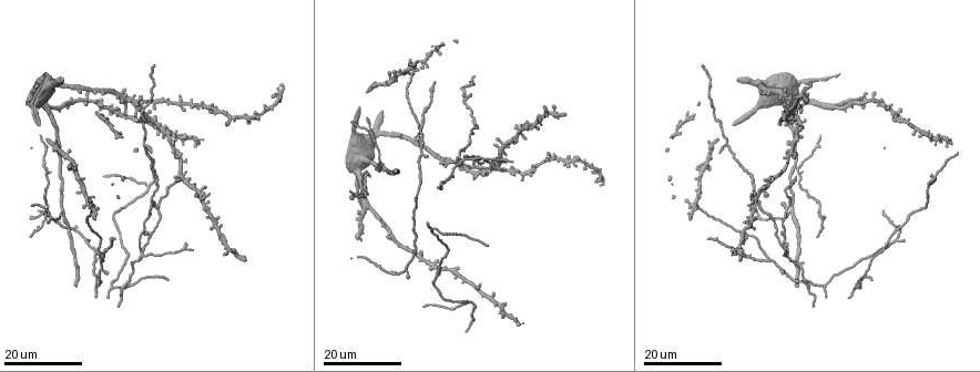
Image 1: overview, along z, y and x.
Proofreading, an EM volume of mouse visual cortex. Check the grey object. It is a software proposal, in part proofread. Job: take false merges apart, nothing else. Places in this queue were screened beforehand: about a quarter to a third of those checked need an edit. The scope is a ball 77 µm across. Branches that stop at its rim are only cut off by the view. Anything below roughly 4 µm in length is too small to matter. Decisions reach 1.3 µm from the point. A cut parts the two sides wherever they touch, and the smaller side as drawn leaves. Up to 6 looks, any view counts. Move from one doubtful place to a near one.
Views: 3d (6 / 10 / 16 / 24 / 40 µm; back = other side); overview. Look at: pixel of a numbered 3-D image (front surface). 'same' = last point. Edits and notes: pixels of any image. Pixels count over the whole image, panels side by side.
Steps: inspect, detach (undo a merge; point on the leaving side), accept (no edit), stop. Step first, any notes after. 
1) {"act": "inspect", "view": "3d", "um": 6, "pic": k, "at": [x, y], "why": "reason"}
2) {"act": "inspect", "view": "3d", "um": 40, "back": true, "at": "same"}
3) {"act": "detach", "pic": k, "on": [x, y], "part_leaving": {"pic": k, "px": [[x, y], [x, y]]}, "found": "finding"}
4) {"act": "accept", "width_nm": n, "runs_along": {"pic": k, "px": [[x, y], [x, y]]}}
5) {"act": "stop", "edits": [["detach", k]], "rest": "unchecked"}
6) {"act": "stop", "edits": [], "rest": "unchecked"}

{"act": "inspect", "view": "3d", "um": 16, "pic": 1, "at": [816, 210], "why": "arms part here"}

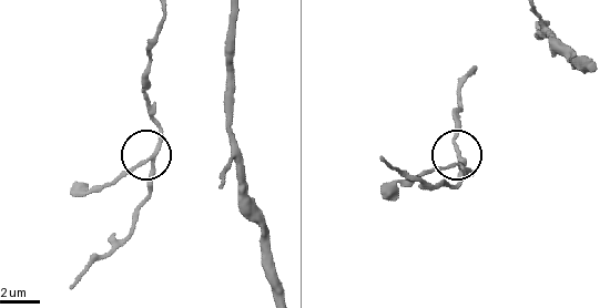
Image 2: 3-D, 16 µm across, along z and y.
{"act": "inspect", "view": "3d", "um": 6, "pic": 2, "at": [148, 161]}

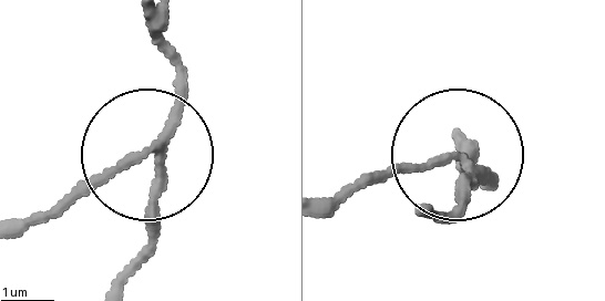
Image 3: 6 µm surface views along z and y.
{"act": "accept", "width_nm": 170, "found": "one neuron here"}

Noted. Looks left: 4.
{"act": "inspect", "view": "3d", "um": 24, "pic": 1, "at": [797, 173], "why": "side arm on a straight run"}

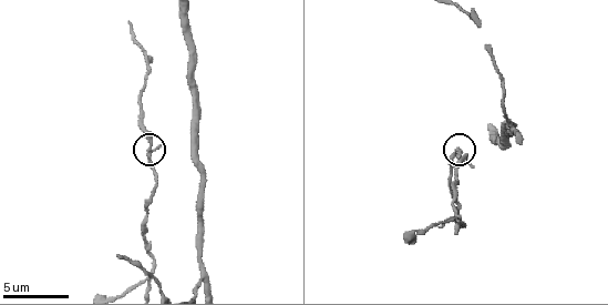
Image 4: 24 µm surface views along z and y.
{"act": "inspect", "view": "3d", "um": 6, "pic": 4, "at": [149, 150]}

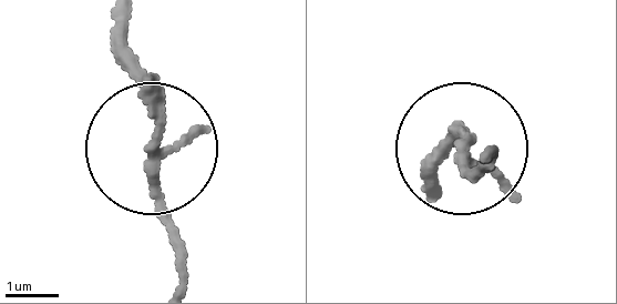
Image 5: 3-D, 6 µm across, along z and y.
{"act": "accept", "width_nm": 160, "found": "continuous, no second neuron"}

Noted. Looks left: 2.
{"act": "inspect", "view": "3d", "um": 16, "pic": 4, "at": [205, 279], "why": "thin arm on a thick one"}

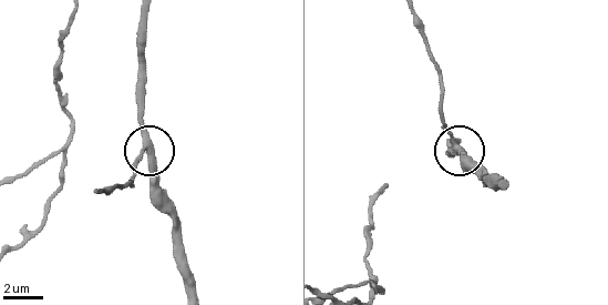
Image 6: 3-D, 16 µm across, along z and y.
{"act": "inspect", "view": "3d", "um": 6, "pic": 6, "at": [145, 149], "why": "closer look"}

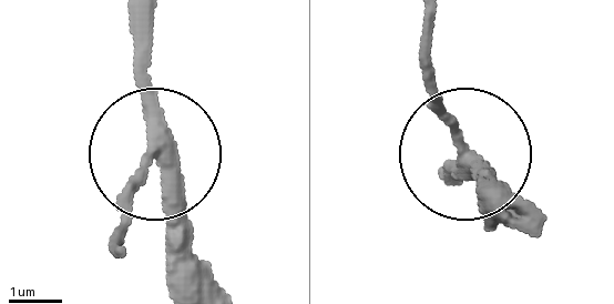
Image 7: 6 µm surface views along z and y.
{"act": "accept", "width_nm": 310, "runs_along": {"pic": 7, "px": [[146, 21], [155, 158], [111, 242]]}, "found": "continuous, no second neuron"}

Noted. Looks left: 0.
{"act": "stop", "edits": [], "rest": "unchecked"}

